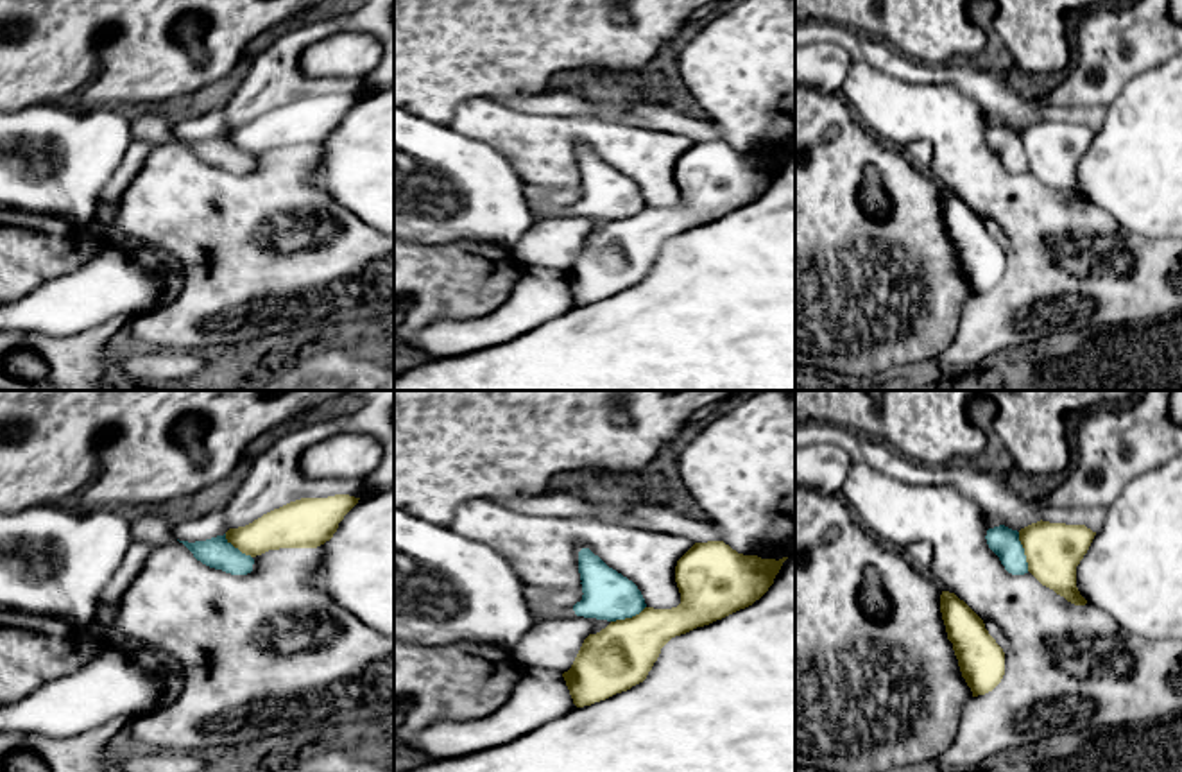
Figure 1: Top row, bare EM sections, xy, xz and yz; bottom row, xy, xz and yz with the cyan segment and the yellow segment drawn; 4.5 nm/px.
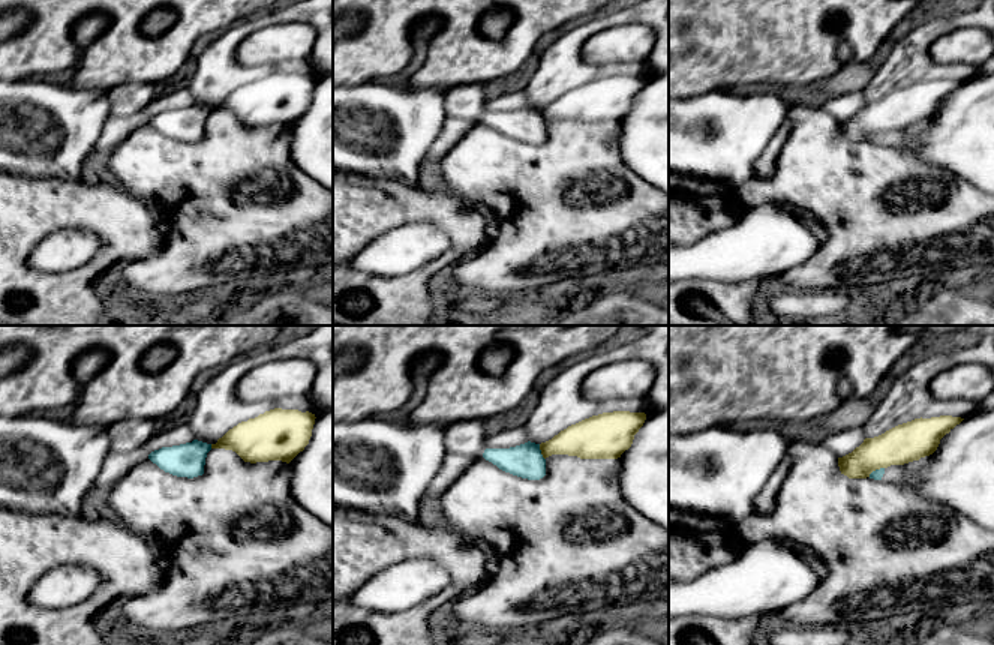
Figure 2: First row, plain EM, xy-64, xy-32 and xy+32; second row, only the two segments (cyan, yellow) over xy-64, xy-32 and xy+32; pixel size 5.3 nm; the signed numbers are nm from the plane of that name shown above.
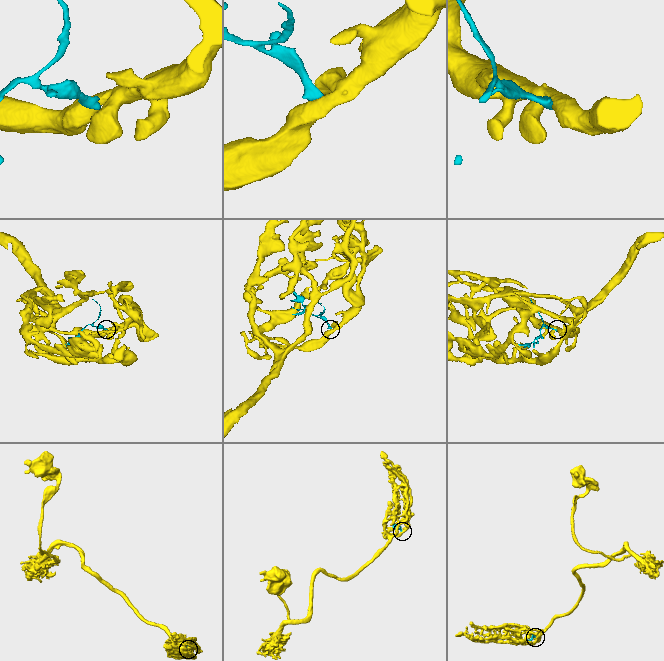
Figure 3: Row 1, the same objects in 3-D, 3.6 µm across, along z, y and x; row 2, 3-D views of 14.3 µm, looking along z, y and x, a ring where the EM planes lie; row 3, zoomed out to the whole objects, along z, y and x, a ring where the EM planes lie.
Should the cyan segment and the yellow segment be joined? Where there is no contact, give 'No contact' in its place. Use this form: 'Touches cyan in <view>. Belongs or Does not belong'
Touches cyan in yz. Does not belong

